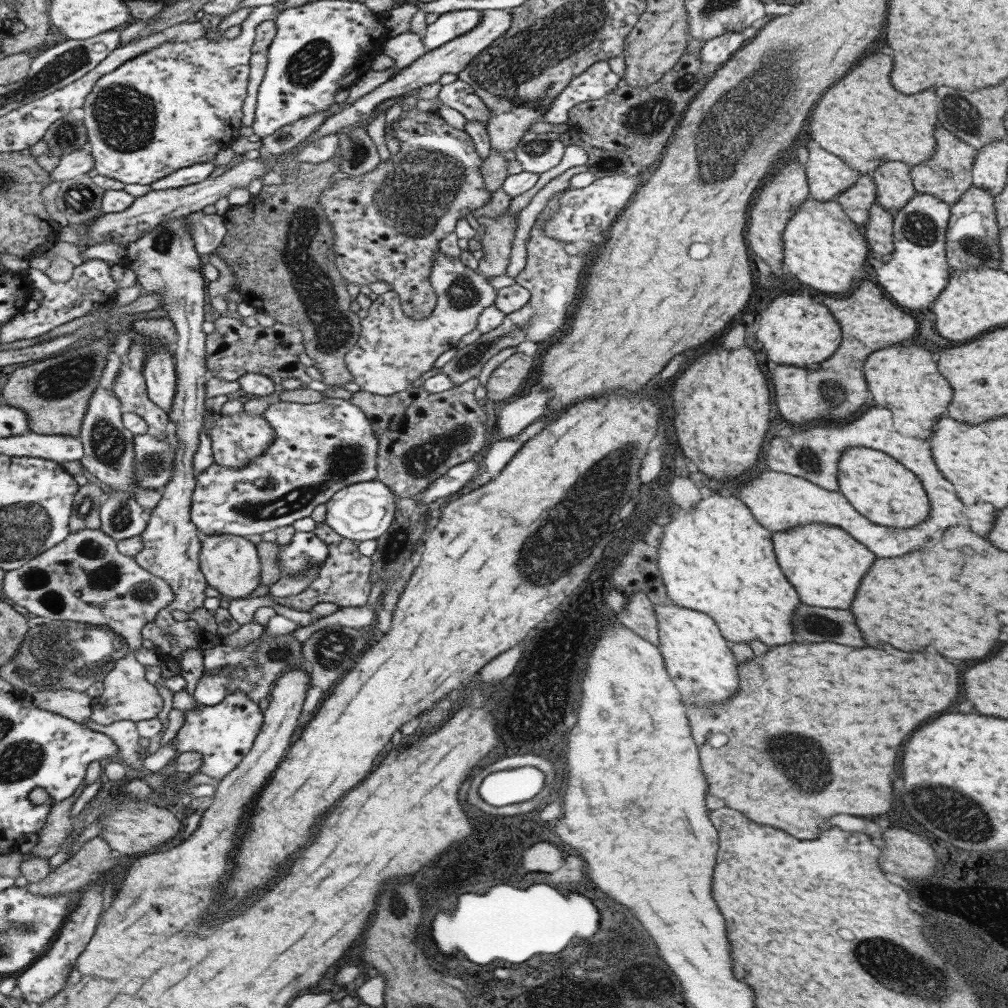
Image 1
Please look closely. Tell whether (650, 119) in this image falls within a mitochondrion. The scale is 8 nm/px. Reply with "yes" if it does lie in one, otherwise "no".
yes

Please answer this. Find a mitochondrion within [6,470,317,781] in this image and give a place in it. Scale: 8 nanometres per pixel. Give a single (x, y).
(72, 655)

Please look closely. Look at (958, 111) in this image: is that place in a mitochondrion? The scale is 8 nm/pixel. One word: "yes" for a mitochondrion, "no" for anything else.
yes

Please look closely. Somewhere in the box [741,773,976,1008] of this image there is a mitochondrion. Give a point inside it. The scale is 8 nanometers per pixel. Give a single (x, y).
(899, 968)

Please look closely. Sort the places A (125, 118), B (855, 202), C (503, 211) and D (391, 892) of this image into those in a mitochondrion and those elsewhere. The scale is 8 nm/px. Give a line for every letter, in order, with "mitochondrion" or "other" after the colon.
A: mitochondrion
B: other
C: other
D: mitochondrion

